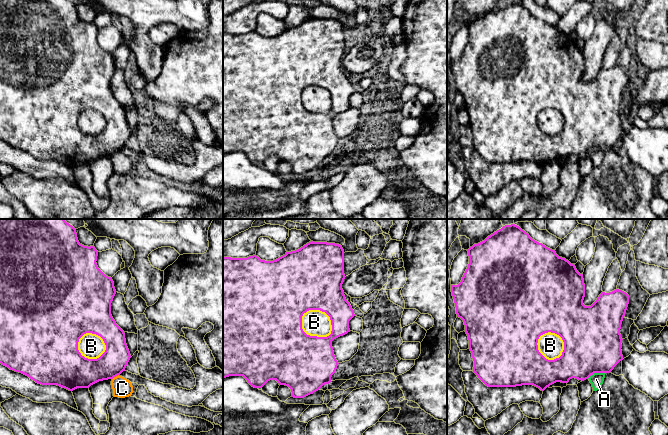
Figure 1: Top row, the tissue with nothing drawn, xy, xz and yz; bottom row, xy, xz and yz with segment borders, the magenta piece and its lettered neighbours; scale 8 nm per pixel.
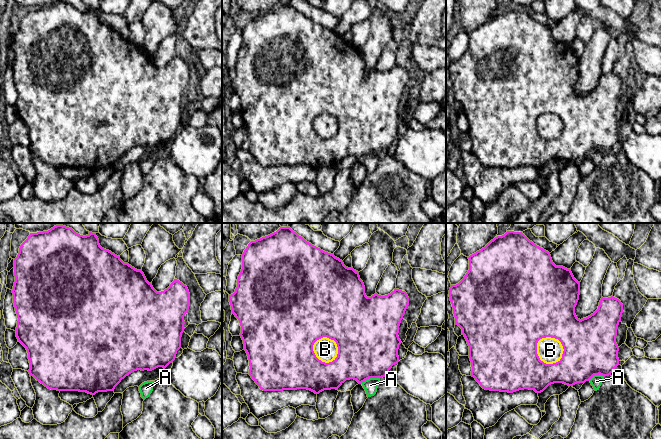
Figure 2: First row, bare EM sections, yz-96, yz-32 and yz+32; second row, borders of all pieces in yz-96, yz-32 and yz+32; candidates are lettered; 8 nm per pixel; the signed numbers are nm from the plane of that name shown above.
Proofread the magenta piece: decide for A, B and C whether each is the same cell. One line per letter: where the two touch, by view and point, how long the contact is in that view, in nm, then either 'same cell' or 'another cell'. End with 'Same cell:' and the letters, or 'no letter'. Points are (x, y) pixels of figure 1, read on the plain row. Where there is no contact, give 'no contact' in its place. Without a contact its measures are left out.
A: yz (596, 148) | 160 nm | another cell
B: xz (309, 111) | 280 nm | another cell
C: xy (115, 152) | 70 nm | another cell
Same cell: no letter

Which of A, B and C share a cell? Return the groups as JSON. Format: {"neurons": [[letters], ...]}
{"neurons": [["A"], ["B", "C"]]}

